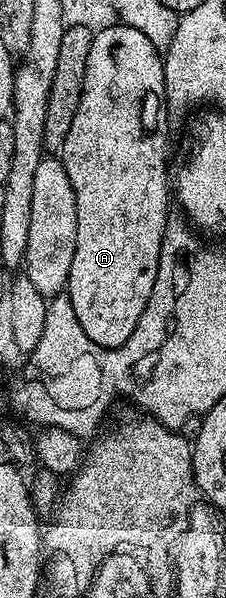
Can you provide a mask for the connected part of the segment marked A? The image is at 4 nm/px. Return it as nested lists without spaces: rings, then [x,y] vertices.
[[[115,22],[113,26],[106,27],[103,31],[100,31],[100,29],[94,31],[92,49],[88,52],[88,70],[84,73],[84,93],[80,93],[80,106],[76,108],[76,117],[72,117],[72,129],[68,129],[68,137],[64,137],[64,145],[60,152],[60,158],[64,169],[67,170],[76,201],[76,247],[72,258],[70,275],[67,277],[64,291],[65,294],[70,296],[72,309],[76,309],[78,327],[84,329],[84,333],[89,337],[91,343],[95,343],[101,347],[119,347],[120,345],[124,345],[124,341],[128,341],[128,337],[132,337],[132,329],[136,329],[136,321],[140,321],[140,313],[144,313],[144,305],[148,305],[148,297],[152,297],[152,285],[156,285],[156,273],[160,265],[160,245],[162,244],[164,229],[168,222],[166,210],[169,209],[170,203],[172,207],[172,179],[169,174],[166,176],[166,115],[168,116],[168,108],[166,105],[166,90],[164,89],[163,56],[160,54],[159,48],[154,47],[152,41],[148,41],[148,37],[144,37],[144,33],[140,33],[140,29],[132,29],[127,23],[120,22]]]

